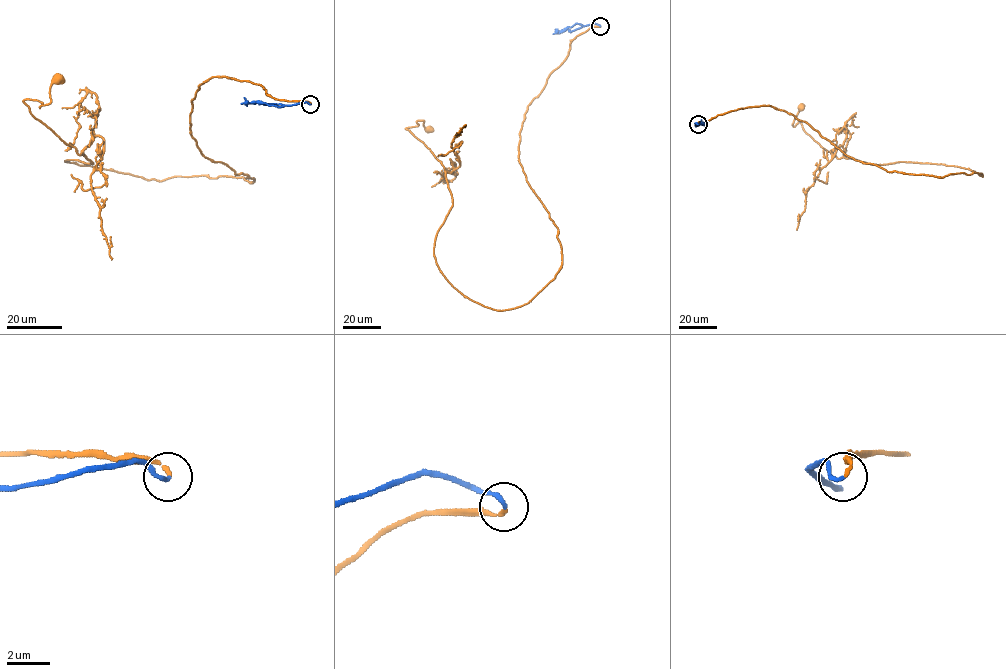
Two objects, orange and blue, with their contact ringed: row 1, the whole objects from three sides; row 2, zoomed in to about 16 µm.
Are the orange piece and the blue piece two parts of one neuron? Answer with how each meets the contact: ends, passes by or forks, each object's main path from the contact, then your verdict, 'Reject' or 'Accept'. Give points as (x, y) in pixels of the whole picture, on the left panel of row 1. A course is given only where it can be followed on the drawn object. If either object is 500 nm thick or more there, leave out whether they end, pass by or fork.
At the ring orange ends. At the ring blue ends. Course of orange: (310, 104), (212, 77), (190, 134), (254, 179), (157, 181), (65, 161), (93, 164), (24, 101), (57, 80). Course of blue: (310, 104), (280, 107), (248, 103), (244, 97). Accept

